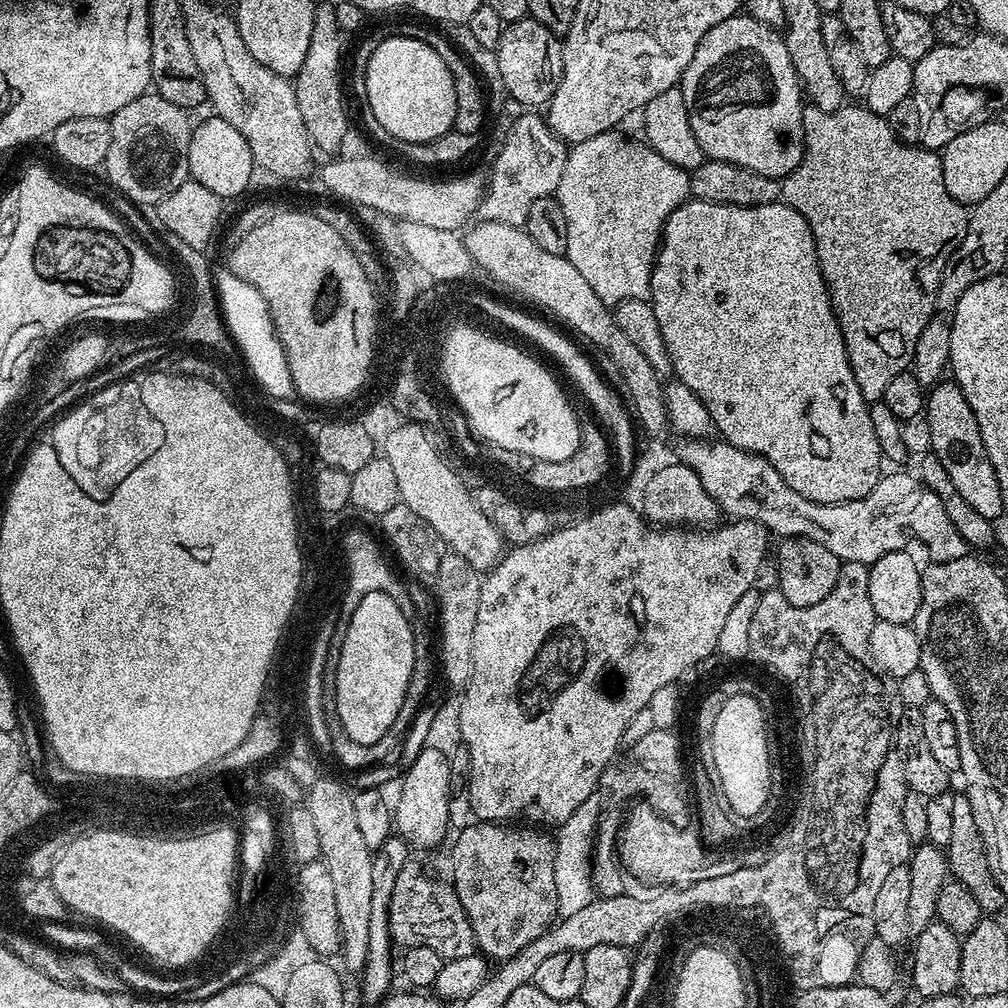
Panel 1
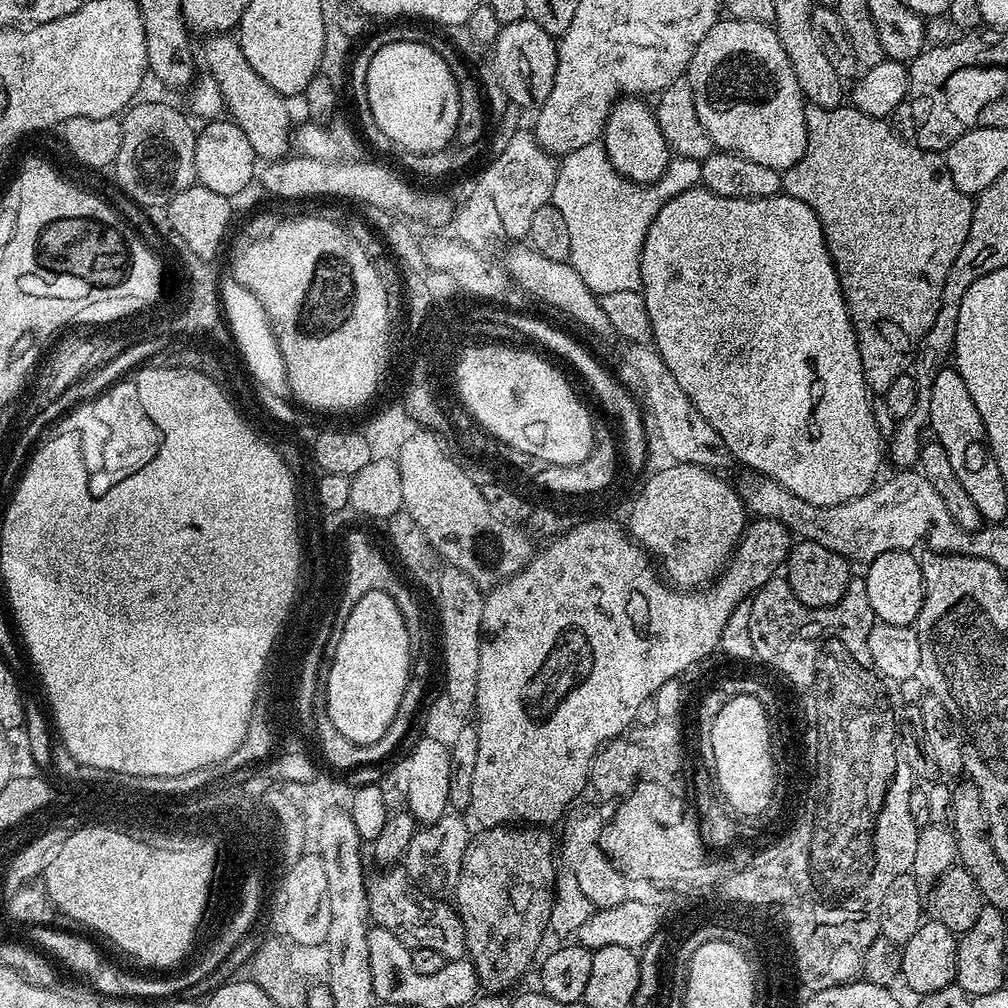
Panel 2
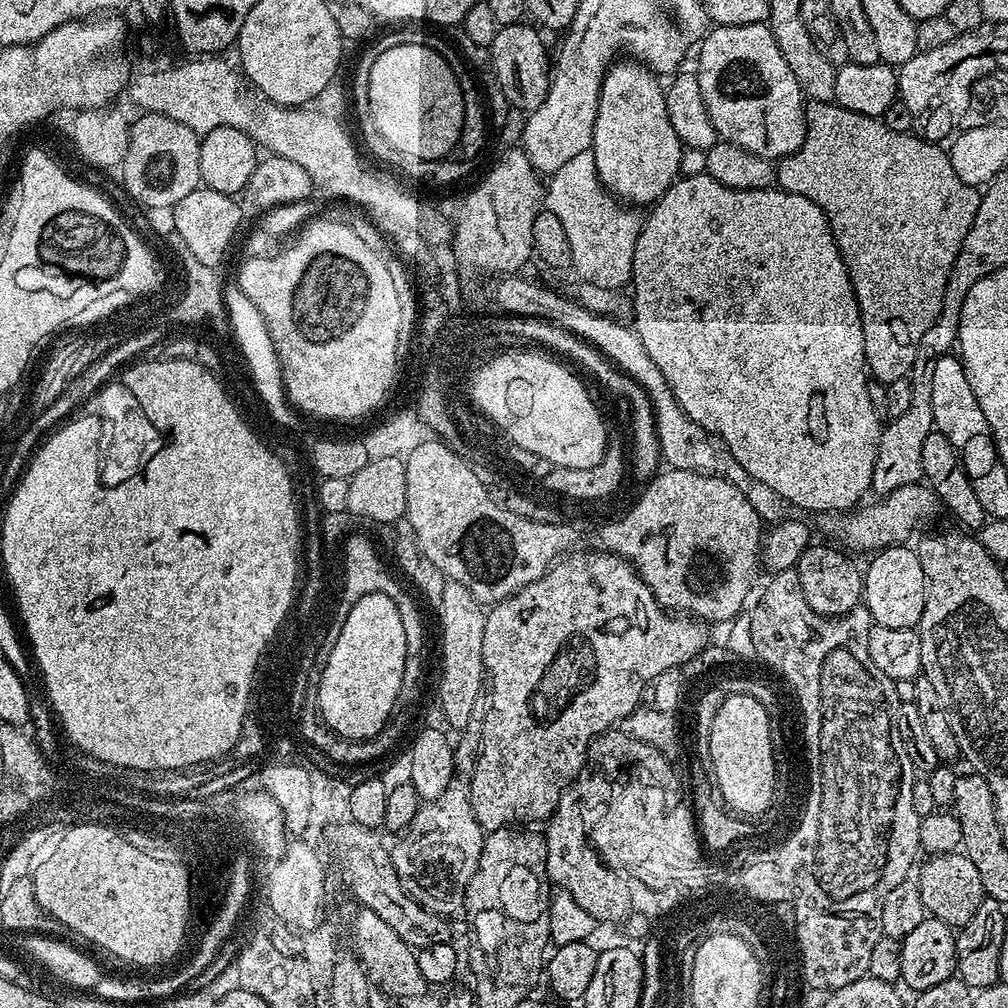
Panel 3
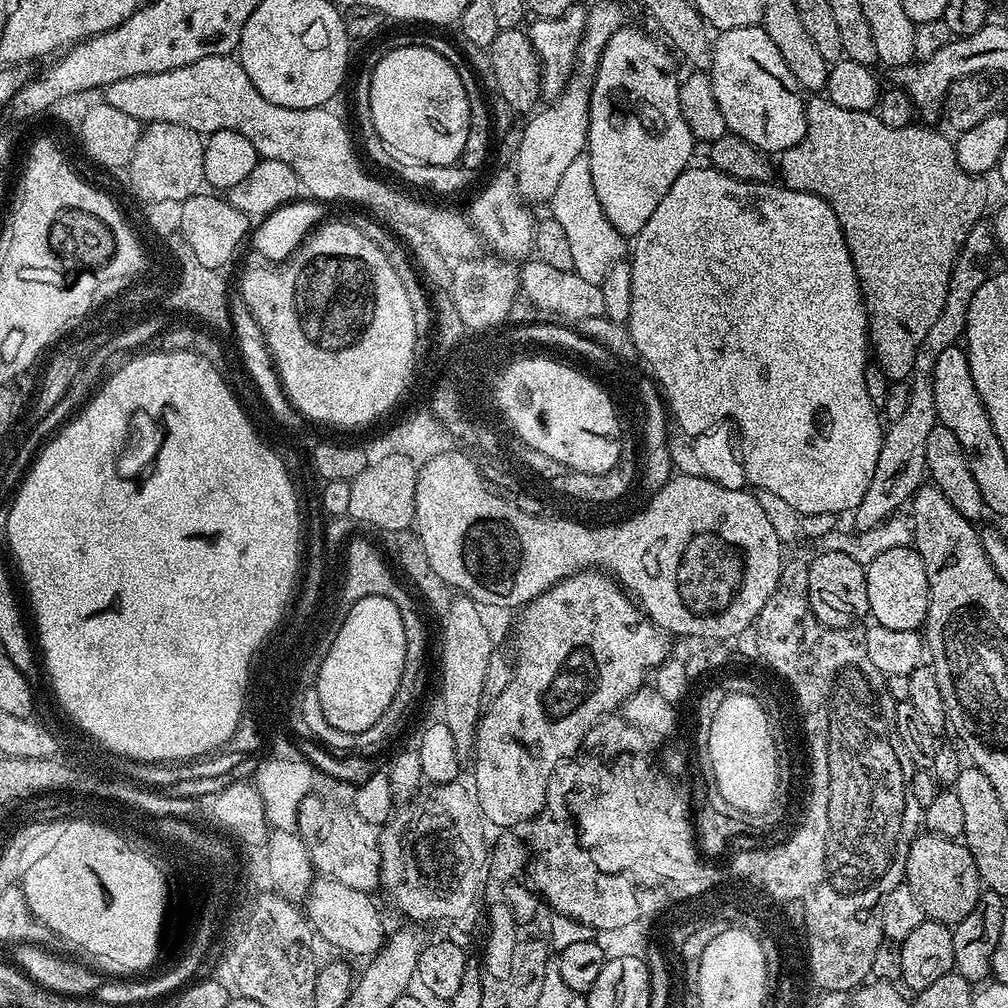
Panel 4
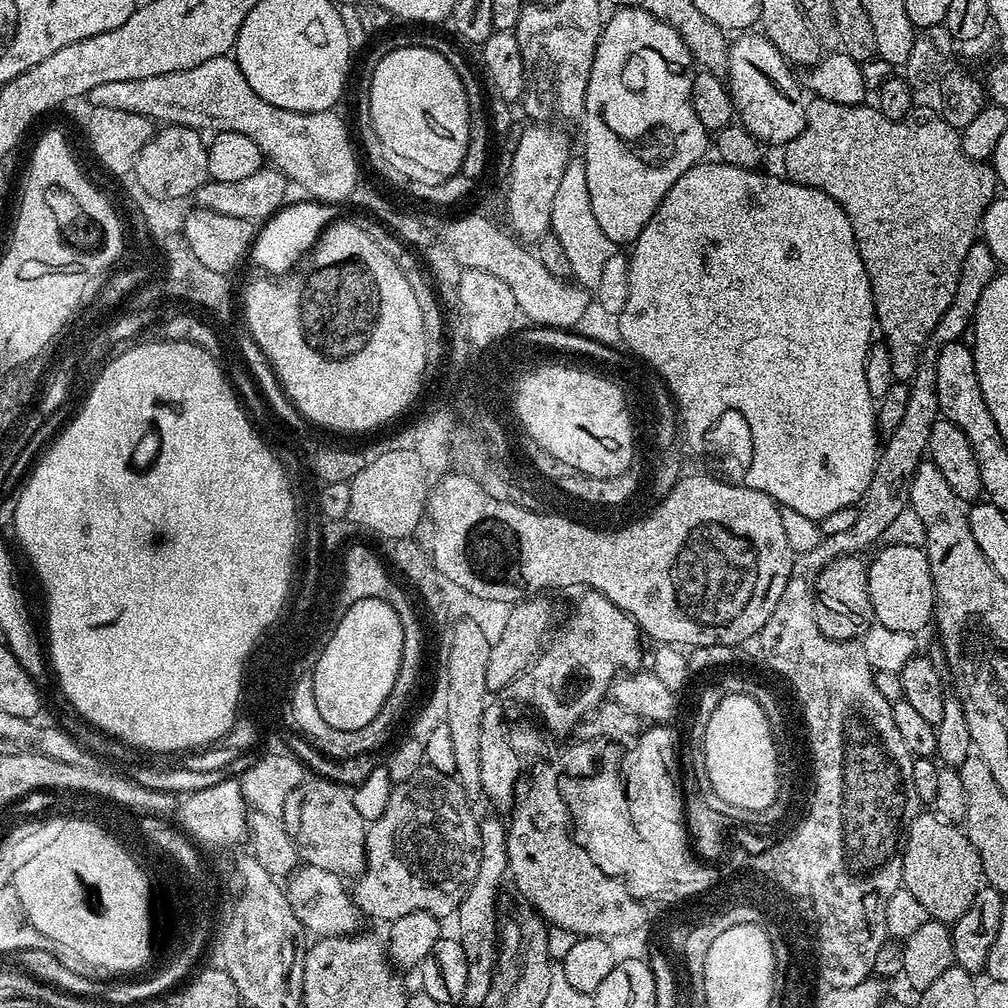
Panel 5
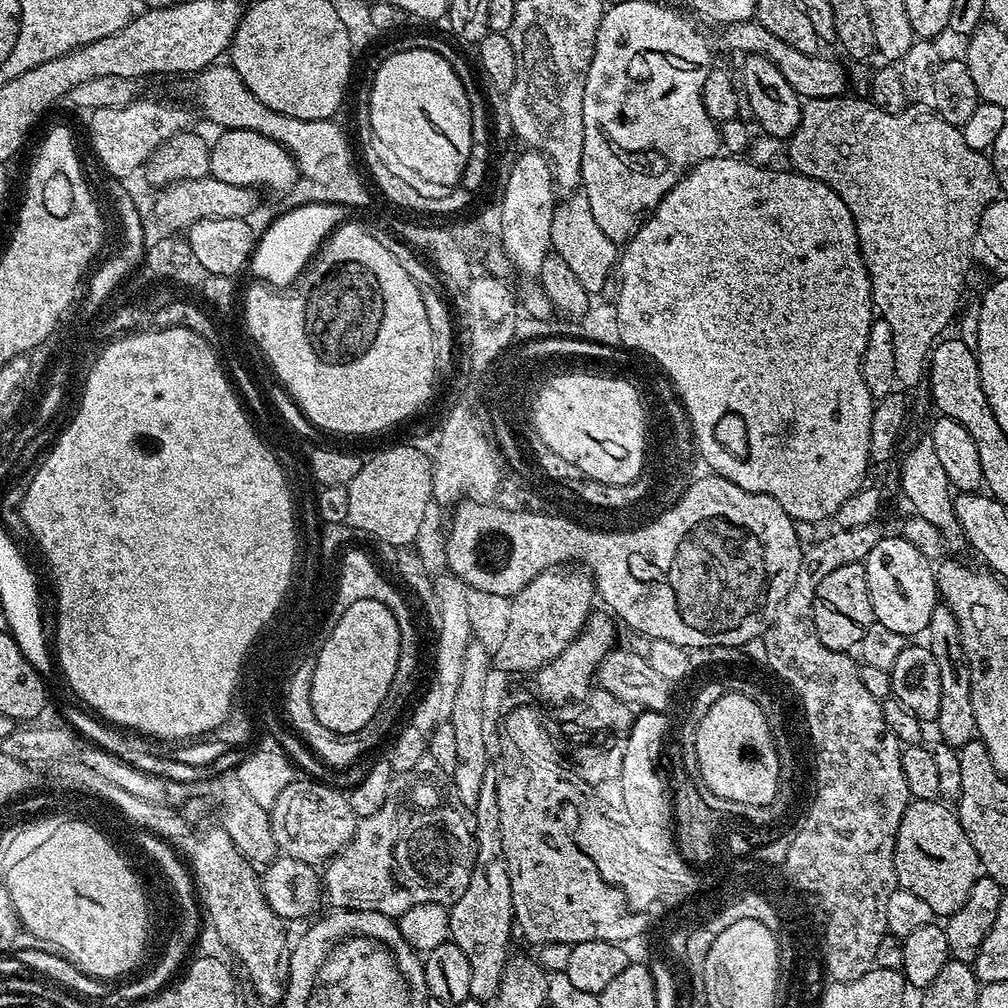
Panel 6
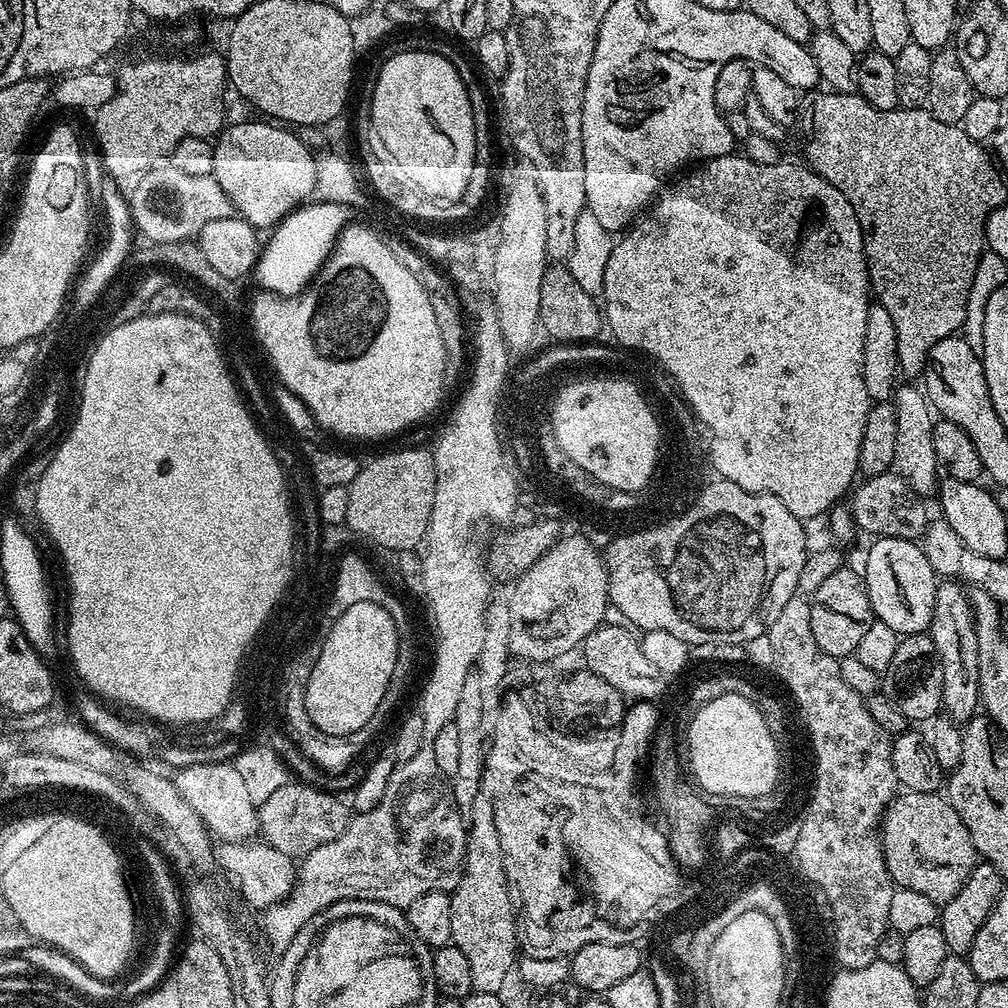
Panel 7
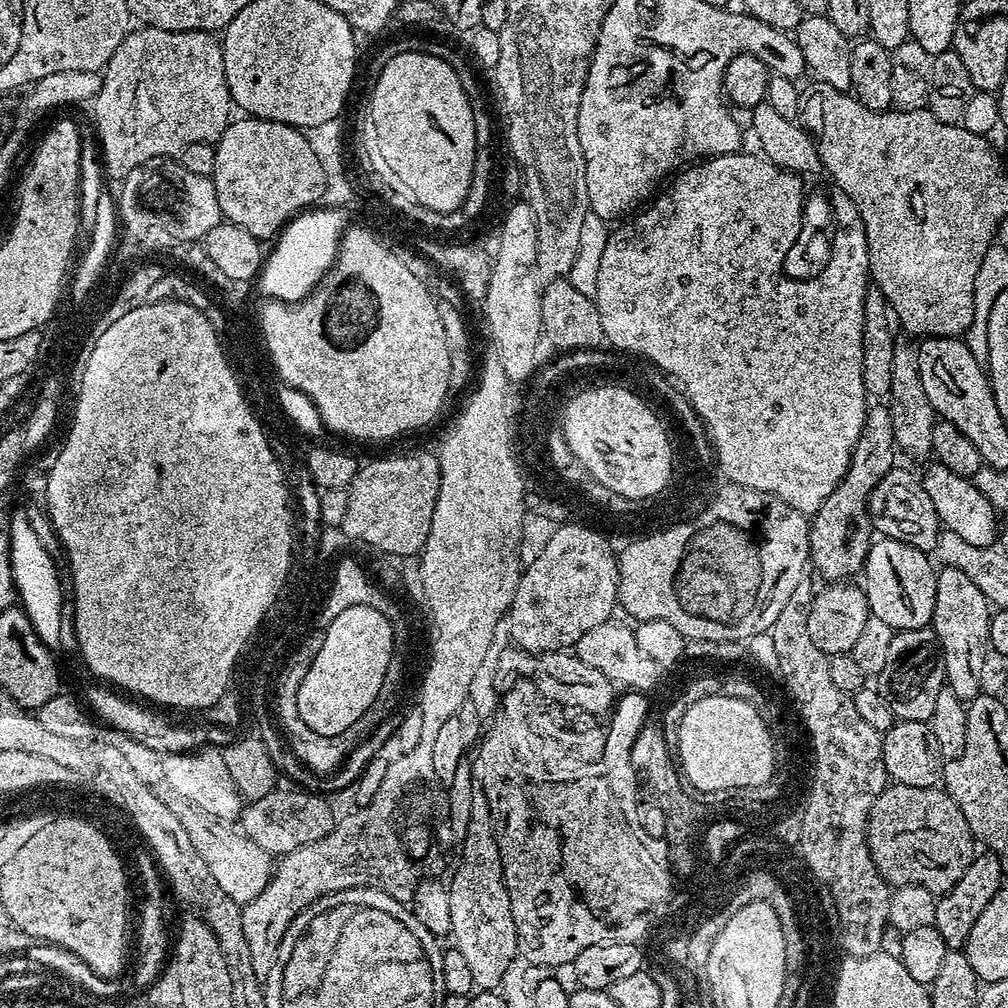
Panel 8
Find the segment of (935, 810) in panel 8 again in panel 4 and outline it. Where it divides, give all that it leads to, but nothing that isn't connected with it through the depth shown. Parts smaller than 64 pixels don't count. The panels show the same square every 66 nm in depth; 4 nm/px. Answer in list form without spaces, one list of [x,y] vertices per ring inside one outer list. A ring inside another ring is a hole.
[[[929,831],[917,835],[910,846],[904,880],[907,888],[914,890],[914,898],[918,898],[925,917],[949,926],[962,922],[974,910],[982,891],[978,866],[968,847],[959,839]]]

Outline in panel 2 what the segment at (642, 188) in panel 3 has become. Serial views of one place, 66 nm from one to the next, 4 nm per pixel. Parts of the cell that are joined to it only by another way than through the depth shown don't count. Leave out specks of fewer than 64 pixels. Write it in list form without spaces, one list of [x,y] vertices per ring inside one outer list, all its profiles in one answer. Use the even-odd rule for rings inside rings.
[[[620,98],[612,105],[612,113],[604,123],[602,143],[614,170],[635,184],[652,184],[666,170],[670,149],[666,138],[662,138],[656,121],[656,113],[648,108],[643,99]]]

